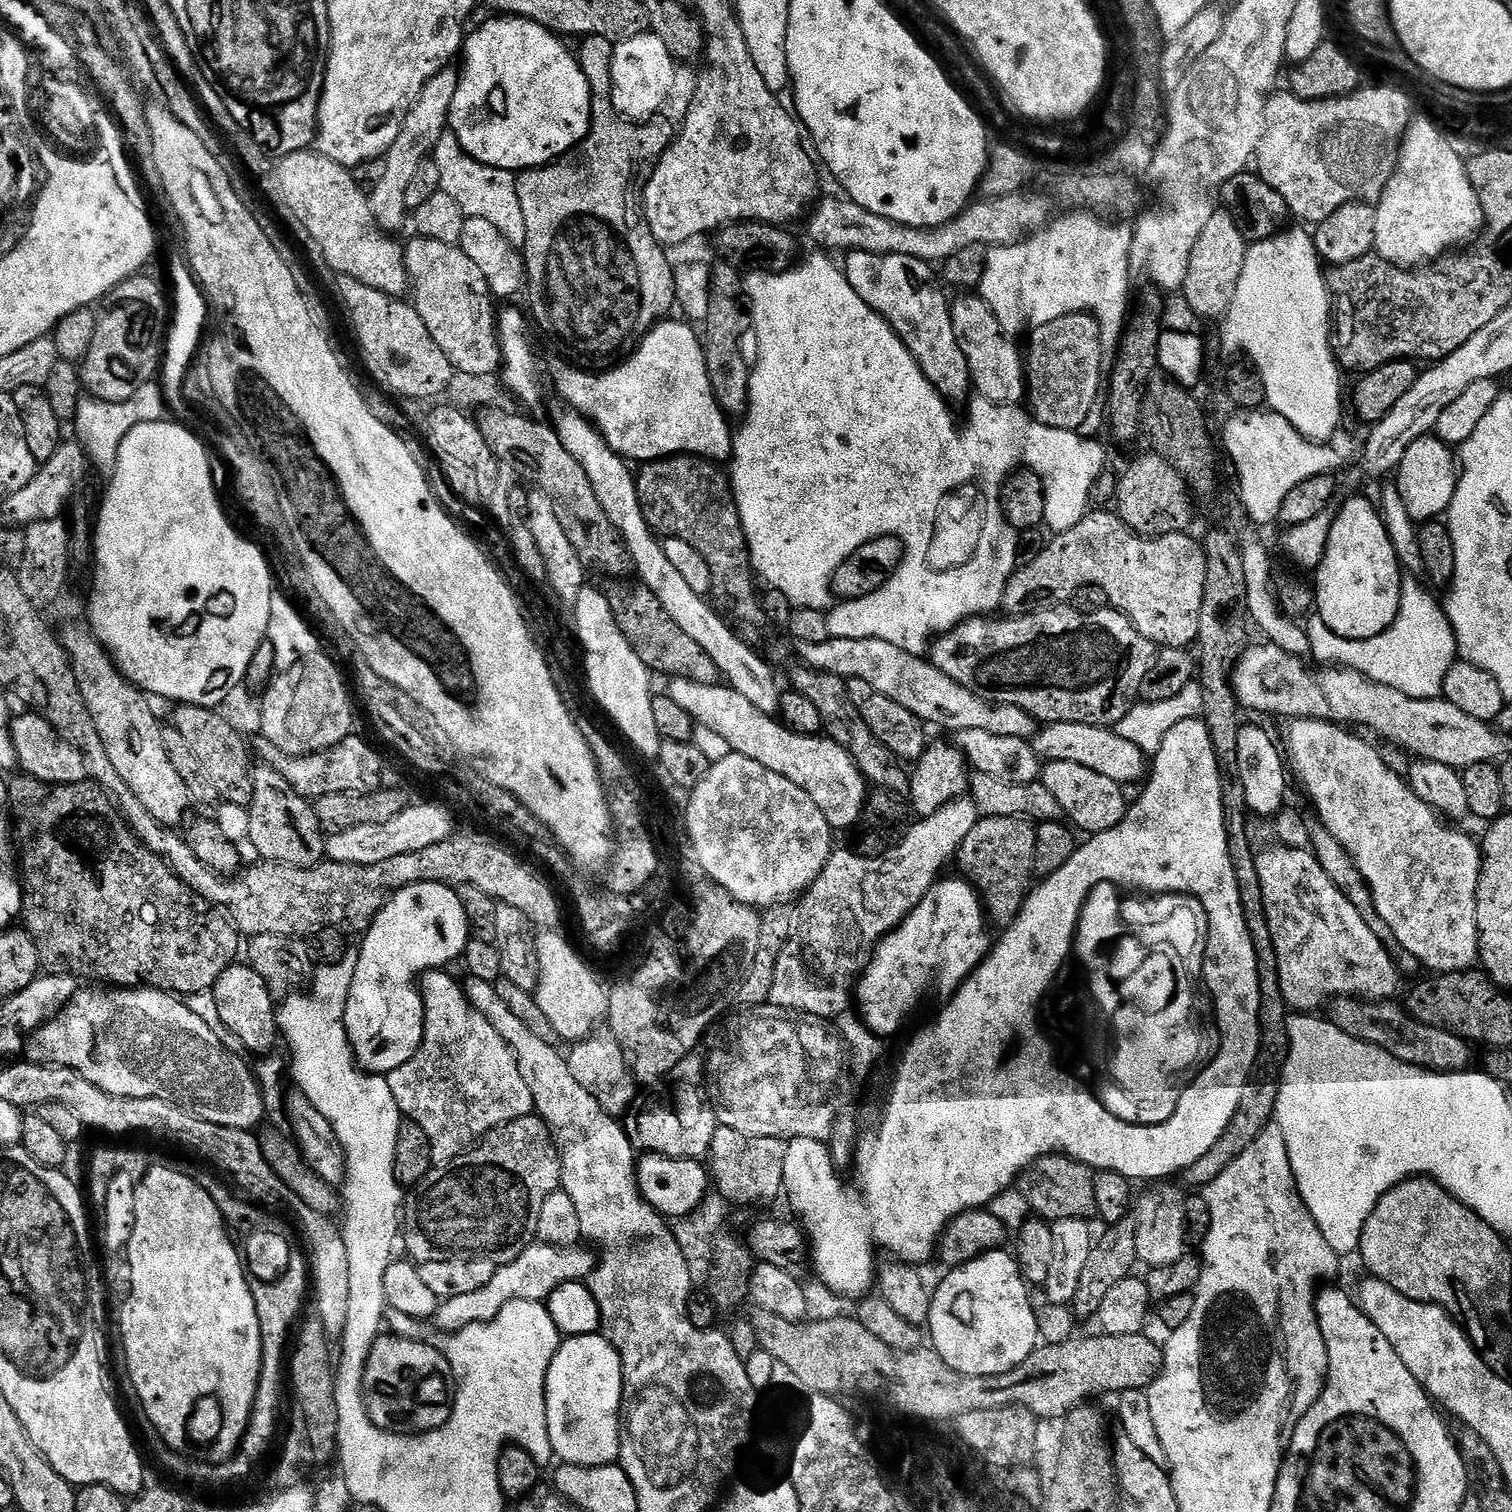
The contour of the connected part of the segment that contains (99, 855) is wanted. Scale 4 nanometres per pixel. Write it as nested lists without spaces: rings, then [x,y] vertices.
[[[16,774],[13,780],[7,781],[8,806],[10,809],[10,824],[14,829],[14,840],[18,845],[18,868],[22,873],[22,887],[24,890],[24,910],[22,913],[22,927],[30,934],[34,946],[38,946],[40,967],[49,976],[67,976],[69,974],[88,980],[101,980],[104,986],[119,986],[124,990],[131,990],[141,986],[163,988],[164,991],[179,994],[187,998],[190,994],[198,994],[211,990],[218,982],[218,978],[231,964],[237,963],[242,952],[242,936],[237,932],[236,925],[228,919],[223,911],[217,910],[198,895],[194,889],[187,888],[174,875],[168,863],[158,854],[154,854],[142,844],[132,829],[124,822],[115,803],[103,788],[92,782],[82,784],[47,784],[36,780],[32,776]]]

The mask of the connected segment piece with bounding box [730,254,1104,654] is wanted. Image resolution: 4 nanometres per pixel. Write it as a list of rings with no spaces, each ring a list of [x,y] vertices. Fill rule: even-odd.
[[[816,254],[820,256],[812,256],[808,261],[797,263],[795,266],[788,269],[787,272],[758,272],[755,270],[749,271],[746,276],[746,296],[752,299],[752,308],[750,306],[751,327],[756,332],[756,362],[754,358],[754,367],[751,369],[751,380],[749,382],[749,398],[748,409],[746,415],[743,417],[740,432],[735,433],[734,436],[734,459],[730,464],[730,483],[732,486],[732,494],[736,501],[736,509],[740,515],[740,521],[744,527],[744,533],[748,539],[748,554],[752,558],[752,567],[757,573],[761,572],[764,575],[765,585],[768,588],[777,588],[782,590],[782,594],[786,594],[786,598],[790,598],[790,602],[798,609],[814,609],[819,608],[821,610],[828,610],[828,623],[830,627],[830,634],[832,638],[878,638],[880,641],[890,642],[891,645],[904,648],[907,652],[915,652],[917,654],[925,651],[926,645],[933,638],[949,632],[951,628],[956,628],[960,624],[963,624],[965,620],[971,620],[973,618],[983,617],[985,614],[992,614],[995,608],[999,609],[1004,602],[1004,591],[1008,585],[1008,580],[1012,576],[1012,573],[1016,571],[1018,565],[1016,563],[1016,548],[996,548],[996,552],[988,552],[988,548],[984,548],[984,556],[980,556],[980,560],[976,560],[976,564],[968,564],[968,568],[960,568],[960,572],[948,572],[948,576],[932,576],[932,572],[924,572],[924,548],[927,547],[928,532],[932,532],[932,508],[937,508],[936,496],[940,496],[940,488],[953,488],[960,490],[963,484],[989,484],[993,490],[999,489],[1003,485],[1004,481],[1008,479],[1009,475],[1020,469],[1028,469],[1038,474],[1040,481],[1043,482],[1044,493],[1046,494],[1046,514],[1044,515],[1044,524],[1049,533],[1053,535],[1060,535],[1067,532],[1074,526],[1078,526],[1078,522],[1082,522],[1082,518],[1088,515],[1090,511],[1090,505],[1088,505],[1088,499],[1092,496],[1092,487],[1096,484],[1096,479],[1104,472],[1104,448],[1096,440],[1087,440],[1084,434],[1079,434],[1077,431],[1066,431],[1058,428],[1050,428],[1050,426],[1044,426],[1035,419],[1035,417],[1029,414],[1027,411],[1023,412],[1023,407],[1020,406],[1001,406],[998,404],[992,404],[988,400],[983,398],[976,398],[971,401],[972,409],[968,412],[968,421],[964,424],[964,429],[961,430],[956,425],[956,420],[952,417],[949,401],[945,400],[941,396],[939,390],[930,383],[926,378],[926,374],[922,374],[922,370],[918,366],[918,362],[910,354],[910,350],[902,342],[902,338],[885,322],[884,317],[877,314],[873,308],[866,306],[866,302],[862,302],[862,298],[858,298],[858,294],[854,290],[854,286],[850,286],[847,276],[844,275],[841,265],[835,264],[831,260],[831,255],[828,254]],[[879,536],[897,536],[899,540],[904,544],[904,563],[900,565],[900,568],[893,574],[891,579],[883,584],[873,594],[868,595],[866,598],[860,598],[856,600],[839,601],[838,606],[833,609],[830,607],[832,600],[834,601],[834,593],[832,591],[832,575],[838,570],[838,566],[842,566],[842,562],[846,562],[846,558],[850,558],[850,554],[854,554],[854,550],[858,550],[866,542],[871,540],[877,540]]]

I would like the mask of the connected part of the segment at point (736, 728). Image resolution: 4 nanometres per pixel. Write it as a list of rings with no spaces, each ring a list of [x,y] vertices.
[[[681,676],[669,679],[667,683],[666,695],[678,702],[678,706],[682,706],[682,710],[686,710],[697,725],[709,727],[719,737],[726,738],[733,753],[760,762],[767,770],[788,778],[806,790],[822,810],[831,829],[839,830],[861,823],[864,805],[870,795],[870,784],[854,758],[850,758],[842,746],[823,735],[803,736],[791,732],[779,719],[762,714],[758,706],[742,698],[742,694],[728,687],[727,683],[703,684],[690,682]]]

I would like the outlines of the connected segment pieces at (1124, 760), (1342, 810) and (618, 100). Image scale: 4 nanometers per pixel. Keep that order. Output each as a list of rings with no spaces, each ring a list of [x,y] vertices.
[[[1052,723],[1041,727],[1032,740],[1040,759],[1046,762],[1068,761],[1095,770],[1121,786],[1141,780],[1148,772],[1148,758],[1140,747],[1129,742],[1108,726],[1088,723]]]
[[[1296,718],[1296,719],[1293,719],[1291,723],[1289,724],[1292,724],[1292,725],[1290,725],[1289,728],[1285,730],[1284,740],[1282,739],[1283,747],[1286,749],[1287,763],[1290,765],[1291,771],[1294,773],[1294,776],[1295,776],[1294,771],[1296,771],[1297,778],[1300,779],[1302,783],[1304,783],[1304,788],[1306,791],[1308,791],[1308,796],[1310,799],[1312,799],[1312,804],[1314,807],[1316,807],[1317,814],[1320,815],[1319,823],[1352,856],[1352,861],[1356,863],[1356,868],[1360,871],[1360,879],[1363,880],[1365,884],[1367,884],[1368,891],[1371,892],[1372,894],[1372,906],[1373,906],[1375,915],[1377,914],[1380,915],[1379,923],[1383,925],[1383,927],[1389,928],[1389,930],[1392,931],[1392,940],[1395,941],[1395,943],[1397,942],[1400,943],[1401,946],[1404,947],[1403,951],[1407,953],[1407,955],[1414,957],[1415,960],[1417,960],[1417,962],[1423,965],[1423,967],[1425,964],[1426,967],[1432,968],[1428,970],[1431,970],[1433,973],[1443,974],[1445,972],[1469,971],[1469,969],[1471,969],[1473,965],[1477,963],[1477,960],[1480,954],[1480,935],[1478,934],[1478,918],[1476,917],[1476,895],[1478,894],[1478,882],[1480,881],[1480,862],[1482,859],[1481,845],[1477,843],[1477,841],[1475,844],[1475,842],[1472,841],[1471,838],[1468,837],[1467,834],[1464,833],[1462,829],[1460,829],[1460,826],[1457,826],[1455,823],[1449,822],[1447,819],[1445,819],[1443,815],[1437,812],[1436,809],[1432,808],[1426,802],[1422,801],[1422,799],[1418,798],[1418,795],[1411,788],[1407,779],[1405,779],[1405,777],[1401,775],[1401,773],[1399,776],[1399,774],[1396,773],[1395,770],[1392,769],[1391,766],[1388,765],[1386,761],[1384,761],[1383,754],[1380,753],[1379,750],[1376,749],[1374,745],[1367,744],[1367,742],[1364,741],[1363,738],[1360,736],[1355,736],[1355,734],[1356,735],[1360,735],[1360,734],[1357,734],[1355,731],[1349,730],[1347,727],[1341,726],[1339,724],[1334,724],[1330,720],[1306,720],[1303,718]]]
[[[649,30],[629,40],[621,40],[612,49],[612,105],[629,122],[647,122],[661,111],[670,88],[674,84],[677,61],[673,60],[669,44],[662,42],[655,32]]]

